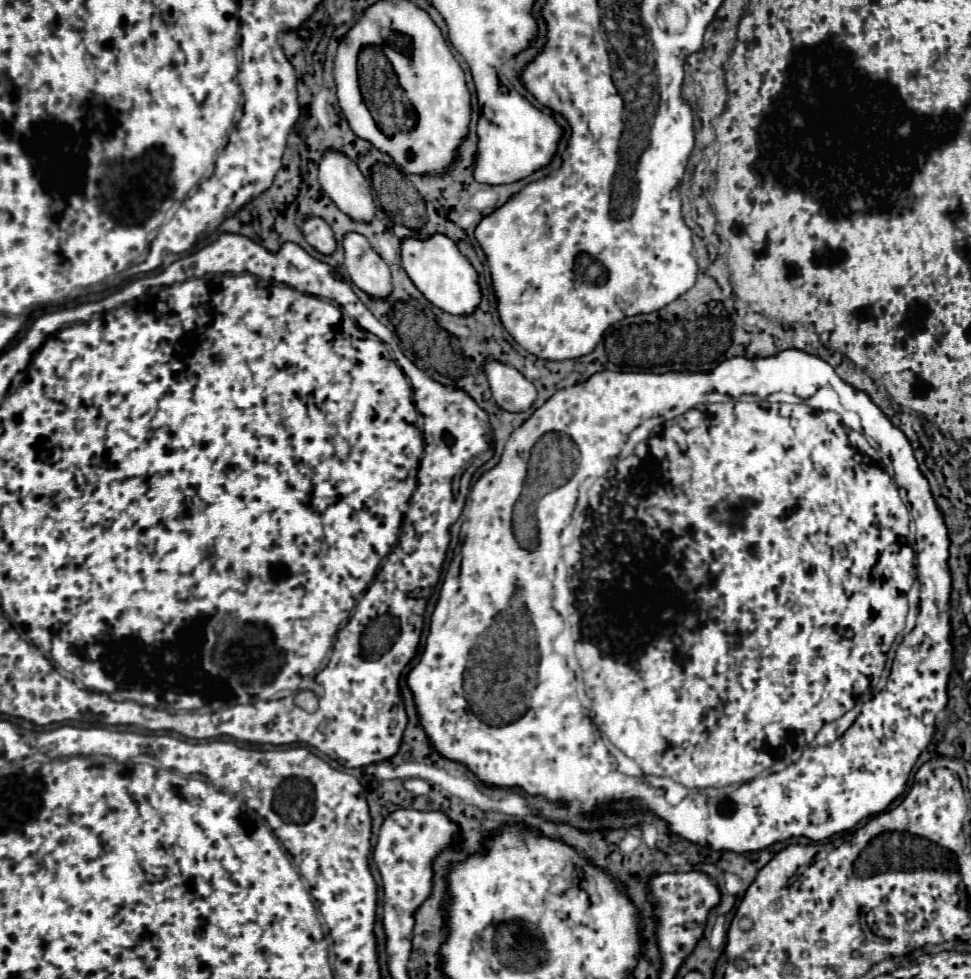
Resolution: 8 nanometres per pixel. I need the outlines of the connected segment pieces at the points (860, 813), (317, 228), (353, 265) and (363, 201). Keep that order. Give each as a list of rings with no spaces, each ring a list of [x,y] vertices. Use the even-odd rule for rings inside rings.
[[[786,349],[786,351],[782,351],[782,353],[778,353],[778,355],[774,355],[774,357],[766,357],[766,359],[754,359],[754,361],[750,361],[750,359],[744,359],[744,357],[734,357],[734,359],[728,359],[728,361],[724,361],[724,363],[720,363],[720,365],[718,365],[718,367],[716,367],[716,369],[714,369],[714,371],[712,371],[712,373],[690,373],[690,375],[684,375],[684,373],[666,373],[666,375],[654,375],[654,373],[614,373],[614,371],[602,371],[602,373],[596,373],[596,375],[592,375],[592,377],[590,377],[590,379],[588,379],[588,381],[584,381],[584,383],[580,383],[580,385],[574,385],[574,387],[568,387],[568,389],[562,389],[562,391],[558,391],[558,393],[554,393],[554,395],[552,395],[552,397],[550,397],[550,399],[548,399],[548,401],[546,401],[546,403],[544,403],[544,405],[542,405],[542,407],[540,407],[540,409],[536,409],[536,411],[534,411],[534,415],[532,415],[532,417],[530,417],[530,419],[528,419],[528,421],[526,421],[526,423],[524,423],[524,425],[522,425],[522,427],[520,427],[520,429],[516,429],[516,431],[514,431],[514,433],[512,433],[512,435],[510,435],[510,439],[508,439],[508,445],[506,445],[506,449],[504,449],[504,455],[502,455],[502,461],[500,461],[500,463],[498,463],[498,465],[496,465],[496,467],[494,467],[494,469],[490,469],[490,471],[488,471],[488,473],[484,473],[484,475],[482,475],[482,477],[480,477],[480,479],[478,479],[478,481],[476,481],[476,483],[474,483],[474,487],[472,487],[472,503],[470,503],[470,509],[468,509],[468,513],[466,513],[466,521],[464,521],[464,525],[468,525],[468,529],[466,529],[466,537],[464,537],[464,539],[462,539],[462,543],[460,543],[460,549],[462,549],[462,565],[460,565],[460,575],[458,575],[458,579],[454,579],[454,577],[450,577],[450,575],[446,575],[446,579],[444,579],[444,583],[442,583],[442,591],[440,591],[440,599],[438,599],[438,603],[436,603],[436,609],[434,609],[434,613],[432,613],[432,623],[430,623],[430,635],[428,635],[428,639],[426,639],[426,649],[424,649],[424,653],[422,653],[422,657],[420,657],[420,663],[418,663],[418,665],[416,665],[416,667],[414,667],[414,669],[412,669],[412,671],[410,671],[410,675],[408,675],[408,685],[410,685],[410,689],[412,689],[412,693],[414,693],[414,701],[416,701],[416,707],[418,707],[418,715],[420,715],[420,723],[422,723],[422,727],[424,727],[424,731],[426,731],[426,735],[428,735],[428,739],[430,739],[430,743],[432,743],[432,747],[434,747],[434,749],[436,749],[436,751],[440,751],[440,755],[444,755],[444,757],[448,757],[448,759],[454,759],[454,761],[460,761],[460,763],[464,763],[464,765],[466,765],[466,767],[468,767],[468,769],[470,769],[470,771],[472,771],[472,773],[476,773],[476,775],[478,775],[478,779],[480,779],[480,781],[484,781],[484,783],[486,783],[486,785],[490,785],[490,787],[520,787],[520,789],[524,789],[524,791],[526,791],[526,793],[530,793],[530,795],[544,795],[544,797],[548,797],[548,799],[550,799],[550,801],[556,801],[556,803],[560,803],[560,801],[568,801],[568,803],[572,803],[572,801],[578,801],[578,803],[580,803],[580,811],[582,811],[582,813],[590,813],[590,811],[594,811],[594,809],[598,809],[598,807],[600,807],[600,805],[604,805],[604,803],[608,803],[608,801],[612,801],[612,799],[636,799],[636,801],[638,801],[638,803],[640,803],[640,807],[644,807],[644,809],[648,809],[648,811],[652,811],[652,813],[656,813],[656,815],[658,815],[658,817],[662,817],[662,819],[664,819],[664,821],[668,821],[668,825],[670,825],[670,829],[672,829],[672,833],[676,833],[676,835],[682,835],[682,837],[684,837],[684,839],[688,839],[688,841],[692,841],[692,843],[698,843],[698,845],[708,845],[708,847],[712,847],[712,849],[716,849],[716,851],[736,851],[736,853],[744,853],[744,851],[760,851],[760,849],[766,849],[766,847],[770,847],[770,845],[772,845],[772,843],[776,843],[776,841],[784,841],[784,839],[790,839],[790,837],[802,837],[802,835],[804,835],[804,837],[808,837],[808,839],[812,839],[812,841],[820,841],[820,839],[826,839],[826,837],[830,837],[830,835],[834,835],[834,833],[840,833],[840,831],[848,831],[848,829],[852,829],[852,827],[856,827],[856,825],[858,825],[858,823],[860,823],[860,821],[862,821],[862,819],[868,819],[868,817],[872,817],[872,815],[878,815],[878,813],[882,813],[882,811],[884,811],[884,809],[886,809],[886,807],[888,807],[888,805],[890,805],[890,803],[892,803],[892,801],[894,801],[894,799],[896,799],[896,797],[898,797],[898,795],[902,795],[902,791],[904,791],[904,787],[906,787],[906,781],[908,781],[908,777],[910,777],[910,771],[912,771],[912,767],[914,767],[914,763],[916,763],[916,759],[918,759],[918,755],[920,755],[920,753],[922,753],[922,751],[924,751],[924,749],[926,749],[926,745],[928,745],[928,743],[930,743],[930,739],[932,739],[932,733],[934,733],[934,719],[936,719],[936,713],[938,713],[938,711],[942,711],[942,709],[944,709],[944,707],[946,707],[946,701],[948,701],[948,697],[946,697],[946,685],[948,685],[948,675],[950,675],[950,667],[952,667],[952,647],[950,647],[950,619],[948,619],[948,613],[946,613],[946,609],[948,609],[948,599],[950,599],[950,573],[948,573],[948,565],[946,565],[946,561],[948,561],[948,545],[950,545],[950,541],[948,541],[948,531],[946,531],[946,525],[944,525],[944,519],[942,519],[942,515],[940,515],[940,511],[938,511],[938,507],[936,507],[936,503],[934,503],[934,499],[932,499],[932,493],[930,493],[930,487],[928,487],[928,481],[926,481],[926,479],[924,479],[924,475],[922,475],[922,473],[920,473],[920,469],[918,469],[918,463],[916,463],[916,459],[914,459],[914,451],[912,451],[912,447],[910,447],[910,441],[908,441],[908,439],[906,439],[906,437],[904,437],[904,433],[902,433],[902,431],[900,431],[900,429],[896,429],[896,427],[894,427],[894,425],[892,425],[892,423],[890,423],[890,419],[888,419],[888,417],[886,417],[886,415],[884,415],[884,413],[882,413],[882,411],[880,411],[880,409],[878,409],[878,407],[876,407],[876,405],[874,405],[874,403],[872,403],[872,399],[870,399],[870,397],[868,397],[868,395],[866,395],[866,393],[862,393],[862,391],[856,391],[856,389],[854,389],[854,387],[852,387],[852,385],[848,385],[848,383],[844,383],[844,381],[842,381],[842,379],[840,379],[840,377],[838,377],[838,375],[836,375],[836,373],[834,373],[834,369],[832,369],[832,367],[830,367],[830,365],[828,365],[828,363],[826,363],[826,361],[822,361],[822,359],[820,359],[820,357],[816,357],[816,355],[808,355],[808,353],[802,353],[802,351],[798,351],[798,349]],[[828,383],[830,383],[830,387],[832,387],[832,389],[834,389],[834,391],[836,391],[836,393],[838,393],[838,397],[840,397],[840,399],[842,399],[842,405],[844,405],[844,407],[850,407],[850,409],[852,409],[852,411],[856,411],[856,413],[858,413],[858,415],[860,415],[860,419],[862,419],[862,429],[864,429],[864,431],[866,431],[866,437],[872,437],[872,439],[874,439],[874,441],[876,441],[876,445],[878,445],[878,449],[880,449],[880,451],[884,451],[884,453],[886,453],[886,455],[888,455],[888,457],[890,457],[890,459],[892,459],[892,463],[894,463],[894,481],[896,481],[896,483],[894,483],[894,481],[892,481],[892,477],[890,477],[890,475],[888,475],[888,473],[886,473],[886,471],[884,471],[884,469],[882,469],[882,465],[880,465],[880,461],[878,461],[878,453],[876,453],[876,451],[874,451],[874,449],[872,449],[872,447],[870,447],[870,445],[868,445],[868,441],[866,441],[866,437],[864,437],[864,435],[862,435],[862,433],[856,433],[856,431],[848,431],[848,429],[846,429],[846,427],[844,427],[844,425],[842,425],[842,421],[840,421],[840,417],[838,417],[838,415],[836,415],[836,413],[832,413],[832,411],[816,411],[816,409],[812,409],[812,407],[808,407],[808,405],[807,405],[807,404],[806,404],[806,403],[804,403],[804,402],[801,402],[801,401],[796,401],[796,400],[794,400],[794,395],[796,395],[796,397],[800,397],[800,399],[808,399],[808,397],[812,397],[812,395],[814,395],[814,393],[816,393],[816,391],[818,391],[818,389],[820,389],[820,387],[824,387],[824,385],[828,385]],[[721,395],[730,395],[730,397],[740,397],[740,395],[746,395],[746,396],[742,396],[742,397],[741,397],[741,398],[739,398],[739,399],[736,399],[736,400],[734,400],[734,401],[733,401],[733,399],[729,399],[729,401],[727,401],[727,402],[724,402],[724,403],[721,403]],[[650,417],[668,417],[668,419],[672,419],[672,421],[668,421],[668,423],[666,423],[666,425],[664,425],[664,431],[662,431],[662,435],[656,435],[656,437],[650,437],[650,441],[648,441],[648,443],[638,443],[638,445],[636,445],[636,449],[634,449],[634,451],[632,451],[632,455],[628,455],[628,457],[622,457],[622,455],[620,455],[620,451],[622,451],[622,447],[624,447],[624,443],[626,443],[626,441],[628,441],[628,435],[630,435],[630,433],[632,433],[632,431],[634,431],[634,429],[636,429],[636,427],[638,427],[638,425],[640,425],[640,423],[642,423],[642,421],[646,421],[646,419],[650,419]],[[548,431],[556,431],[556,433],[564,433],[564,435],[568,435],[568,437],[572,437],[572,441],[574,441],[574,445],[578,445],[578,453],[580,453],[580,465],[578,465],[578,467],[576,467],[576,469],[570,469],[570,481],[568,481],[568,483],[566,483],[566,485],[562,485],[562,487],[558,487],[558,489],[554,489],[554,491],[548,491],[548,493],[544,493],[544,481],[530,481],[530,509],[528,509],[528,511],[526,511],[526,513],[522,513],[522,515],[520,515],[520,517],[518,517],[518,519],[514,519],[514,523],[512,523],[512,507],[514,507],[514,503],[516,503],[516,499],[519,499],[519,497],[520,497],[520,493],[522,493],[522,487],[524,487],[524,479],[526,479],[526,469],[528,469],[528,459],[530,459],[530,451],[532,451],[532,447],[534,447],[534,445],[536,445],[536,441],[538,441],[538,439],[540,439],[540,437],[542,437],[542,435],[544,435],[544,433],[548,433]],[[896,485],[898,485],[898,487],[904,487],[904,489],[906,489],[906,491],[908,491],[908,501],[910,501],[910,505],[912,505],[912,509],[910,509],[910,513],[912,513],[912,517],[914,517],[914,525],[916,525],[916,545],[918,545],[918,547],[916,547],[916,573],[914,573],[914,563],[912,563],[912,561],[914,561],[914,549],[912,549],[912,547],[910,547],[910,543],[908,543],[908,525],[910,525],[910,515],[908,515],[908,509],[906,509],[906,505],[904,505],[904,503],[902,503],[902,499],[900,499],[900,495],[898,495],[898,487],[896,487]],[[512,525],[514,525],[514,535],[516,535],[516,537],[518,537],[518,543],[520,543],[520,545],[526,545],[526,549],[520,549],[520,547],[518,547],[518,543],[516,543],[516,539],[514,539],[514,535],[512,535]],[[562,553],[566,553],[566,557],[568,557],[568,563],[572,563],[572,565],[574,565],[574,568],[568,568],[568,567],[567,567],[567,566],[566,566],[566,565],[565,565],[565,563],[564,563],[564,560],[563,560],[563,558],[562,558]],[[514,587],[518,587],[518,589],[520,589],[520,597],[522,597],[522,599],[524,599],[524,603],[526,603],[526,607],[528,607],[528,611],[530,611],[530,617],[528,617],[528,613],[526,613],[526,609],[508,609],[508,611],[506,611],[506,613],[500,613],[500,611],[502,611],[502,609],[506,609],[506,601],[508,601],[508,599],[510,599],[510,591],[512,591],[512,589],[514,589]],[[908,604],[909,604],[909,607],[914,607],[914,608],[916,608],[916,611],[920,611],[920,613],[918,613],[918,617],[916,617],[916,625],[914,625],[914,629],[912,629],[912,631],[910,631],[910,633],[908,633],[908,635],[906,635],[906,637],[904,637],[904,641],[902,641],[902,643],[900,643],[900,645],[898,645],[898,649],[896,649],[896,657],[894,657],[894,661],[892,661],[892,667],[890,667],[890,677],[888,677],[888,683],[886,683],[886,687],[884,687],[884,689],[882,689],[882,691],[880,691],[880,693],[876,693],[876,695],[874,695],[874,697],[872,697],[872,699],[870,699],[870,701],[868,701],[868,703],[864,703],[864,705],[862,705],[862,711],[860,711],[860,715],[858,715],[858,717],[856,717],[856,721],[854,721],[854,725],[852,725],[852,727],[850,727],[850,729],[848,729],[848,731],[846,731],[846,733],[844,733],[844,735],[840,735],[840,737],[838,737],[838,739],[836,739],[836,741],[832,741],[832,743],[824,743],[824,745],[814,745],[814,747],[806,747],[806,745],[810,745],[810,741],[812,741],[812,739],[814,739],[814,737],[816,737],[816,733],[818,733],[818,731],[820,731],[820,727],[822,727],[822,725],[824,725],[824,723],[828,723],[828,721],[834,721],[834,719],[838,719],[838,717],[842,717],[842,715],[844,715],[844,713],[848,713],[848,711],[850,711],[850,709],[852,709],[852,707],[854,707],[854,705],[856,705],[856,701],[858,701],[858,699],[860,699],[860,695],[870,695],[870,693],[872,693],[872,691],[874,691],[874,687],[872,687],[872,681],[876,681],[876,683],[878,683],[878,679],[880,679],[880,673],[882,673],[882,669],[884,669],[884,665],[886,665],[886,655],[888,655],[888,651],[890,651],[890,645],[892,645],[892,643],[894,643],[894,639],[896,639],[896,635],[898,635],[898,633],[900,633],[900,631],[902,631],[902,629],[904,629],[904,617],[906,617],[906,613],[908,613]],[[586,627],[588,627],[588,635],[596,635],[596,637],[590,637],[590,639],[592,639],[592,643],[594,643],[594,645],[596,645],[596,647],[598,647],[598,649],[600,649],[600,659],[598,659],[598,661],[594,661],[594,665],[592,665],[592,667],[586,667],[586,669],[584,669],[584,681],[586,681],[586,693],[588,693],[588,697],[590,697],[590,699],[592,699],[592,707],[590,707],[590,711],[588,711],[588,709],[584,709],[584,707],[582,707],[582,705],[580,705],[580,699],[578,699],[578,695],[576,695],[576,685],[574,685],[574,677],[572,677],[572,669],[570,669],[570,667],[568,667],[568,665],[566,665],[566,657],[568,657],[568,658],[569,658],[569,660],[571,660],[571,661],[572,661],[572,662],[574,662],[574,661],[576,661],[576,662],[579,662],[579,660],[580,660],[580,659],[578,659],[578,657],[580,657],[580,655],[578,655],[578,653],[580,653],[580,651],[578,651],[578,645],[575,645],[575,644],[576,644],[576,643],[577,643],[577,642],[578,642],[578,641],[579,641],[579,639],[580,639],[580,635],[578,635],[578,629],[580,629],[580,633],[582,633],[582,635],[586,635]],[[552,645],[556,645],[556,646],[555,646],[555,647],[558,647],[558,648],[557,648],[557,649],[558,649],[558,650],[560,650],[560,651],[561,651],[561,653],[564,653],[564,654],[565,654],[565,653],[566,653],[566,657],[564,657],[564,655],[560,655],[560,653],[554,653],[554,649],[552,649]],[[530,687],[532,687],[532,689],[534,689],[534,687],[536,687],[536,689],[534,689],[534,697],[522,697],[522,689],[530,689]],[[592,721],[594,721],[594,723],[596,723],[596,727],[598,727],[598,729],[600,729],[600,731],[602,731],[602,733],[604,733],[604,735],[606,735],[606,737],[608,737],[608,739],[610,739],[610,741],[612,741],[612,743],[614,743],[614,745],[616,745],[616,747],[618,747],[618,749],[622,749],[622,751],[624,751],[624,753],[626,753],[626,755],[628,755],[628,757],[630,757],[630,759],[634,759],[634,761],[636,761],[636,763],[638,763],[638,765],[640,765],[640,767],[642,767],[642,771],[644,771],[644,773],[650,773],[650,775],[666,775],[666,777],[672,777],[672,779],[674,779],[674,781],[678,781],[678,783],[682,783],[682,785],[686,785],[686,787],[690,787],[690,789],[708,789],[708,787],[724,787],[724,785],[730,785],[730,783],[744,783],[744,781],[750,781],[750,779],[752,779],[752,781],[750,781],[750,783],[744,783],[744,785],[740,785],[740,787],[738,787],[738,789],[734,789],[734,791],[732,791],[732,793],[730,793],[730,795],[724,795],[724,797],[716,797],[716,799],[714,799],[714,801],[712,801],[712,803],[708,803],[708,799],[706,799],[706,795],[704,795],[704,793],[702,793],[702,791],[698,791],[698,793],[692,793],[692,795],[688,795],[688,797],[686,797],[686,799],[682,799],[682,803],[678,803],[678,805],[670,805],[670,803],[668,803],[668,801],[666,801],[666,799],[664,799],[664,797],[662,797],[662,795],[660,795],[660,797],[656,797],[656,795],[654,795],[654,789],[652,789],[652,787],[650,787],[650,785],[644,785],[644,781],[640,781],[640,779],[632,779],[632,777],[628,777],[628,775],[624,775],[624,773],[618,773],[618,771],[616,771],[616,761],[614,761],[614,757],[612,757],[612,755],[610,755],[610,753],[608,753],[608,749],[606,749],[606,743],[604,743],[604,737],[602,737],[602,733],[598,733],[598,729],[594,729],[594,723],[592,723]],[[796,747],[806,747],[806,749],[804,749],[804,751],[802,751],[802,757],[800,757],[800,759],[798,759],[798,761],[796,761],[796,763],[792,763],[792,765],[788,765],[788,767],[786,767],[786,769],[782,769],[782,771],[778,771],[778,773],[772,773],[772,775],[768,775],[768,777],[764,777],[764,779],[754,779],[754,777],[756,777],[756,775],[758,775],[758,773],[762,773],[762,771],[766,771],[766,769],[768,769],[768,767],[770,767],[770,765],[772,765],[772,763],[774,763],[774,761],[776,761],[776,759],[778,759],[778,755],[790,755],[790,753],[792,753],[792,751],[794,751],[794,749],[796,749]]]
[[[308,217],[304,223],[302,223],[302,233],[304,233],[304,239],[320,253],[324,255],[332,255],[336,251],[336,237],[330,229],[330,225],[318,217]]]
[[[348,233],[342,241],[342,247],[346,255],[344,265],[352,277],[352,283],[374,299],[388,299],[394,291],[390,267],[370,247],[366,237]]]
[[[336,151],[324,153],[324,157],[320,161],[318,181],[320,181],[322,191],[334,201],[334,205],[342,213],[346,213],[346,217],[350,217],[352,221],[360,221],[360,223],[372,223],[374,221],[376,205],[374,205],[374,195],[372,195],[372,189],[370,189],[370,181],[360,173],[356,163],[350,161],[346,155],[336,153]]]

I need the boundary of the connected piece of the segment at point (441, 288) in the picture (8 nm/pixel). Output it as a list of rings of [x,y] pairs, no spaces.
[[[432,235],[426,241],[404,239],[402,241],[402,269],[408,273],[420,293],[438,309],[450,315],[470,315],[482,301],[478,285],[478,273],[470,261],[458,251],[456,243],[444,235]]]

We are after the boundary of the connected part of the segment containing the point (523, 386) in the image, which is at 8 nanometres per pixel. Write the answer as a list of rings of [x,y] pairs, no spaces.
[[[486,361],[484,371],[490,381],[494,401],[504,411],[522,413],[534,405],[536,387],[514,367],[498,363],[498,361]]]

